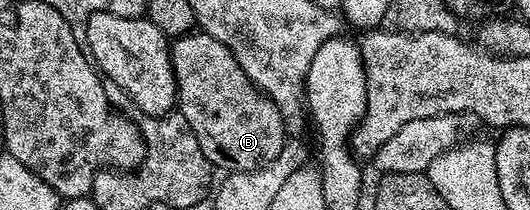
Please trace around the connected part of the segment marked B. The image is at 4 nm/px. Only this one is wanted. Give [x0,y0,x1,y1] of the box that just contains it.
[169,29,287,173]

